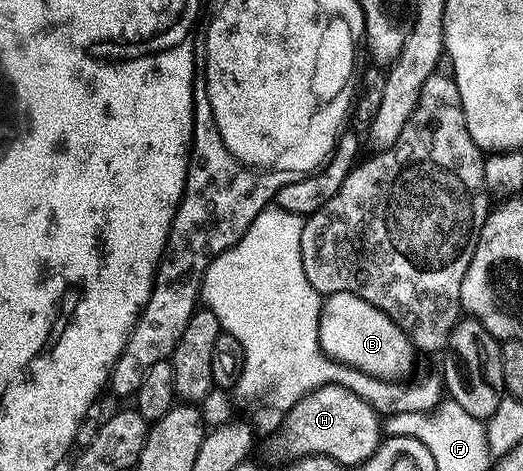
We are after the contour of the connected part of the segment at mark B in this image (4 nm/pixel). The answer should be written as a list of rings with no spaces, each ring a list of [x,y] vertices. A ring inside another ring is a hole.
[[[335,292],[322,301],[319,336],[321,349],[336,362],[377,377],[397,375],[395,373],[403,371],[415,355],[413,343],[387,312],[351,292]]]

